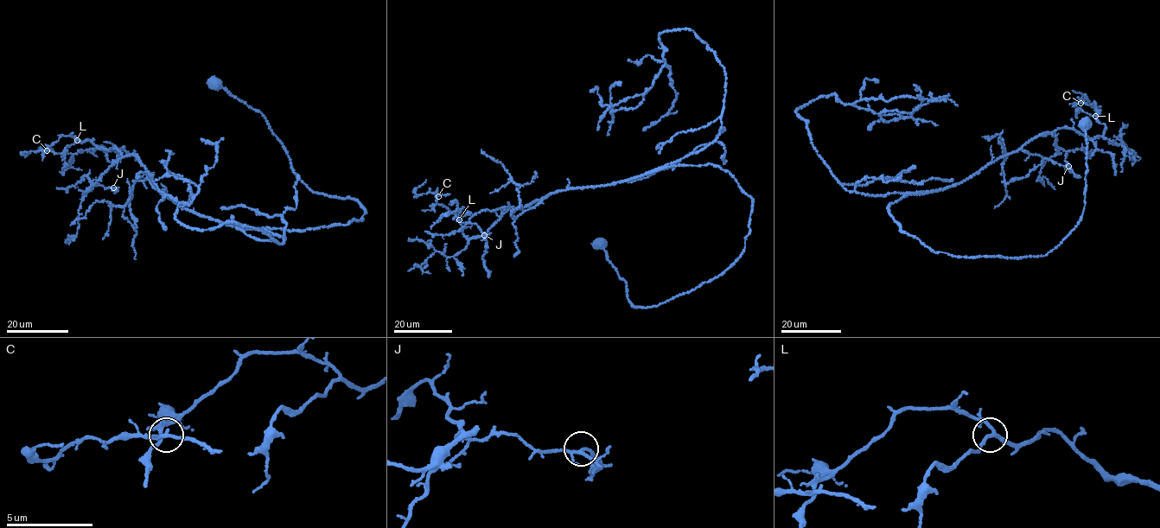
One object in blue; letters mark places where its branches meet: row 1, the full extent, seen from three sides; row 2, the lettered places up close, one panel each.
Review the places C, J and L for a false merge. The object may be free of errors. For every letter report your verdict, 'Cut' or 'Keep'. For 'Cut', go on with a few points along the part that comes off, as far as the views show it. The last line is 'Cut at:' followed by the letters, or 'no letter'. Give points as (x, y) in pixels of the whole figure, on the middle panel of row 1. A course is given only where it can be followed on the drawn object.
C: Cut. Course of the part to remove: (438, 195), (430, 193), (416, 194), (415, 190), (426, 180)
J: Keep
L: Keep
Cut at: C

